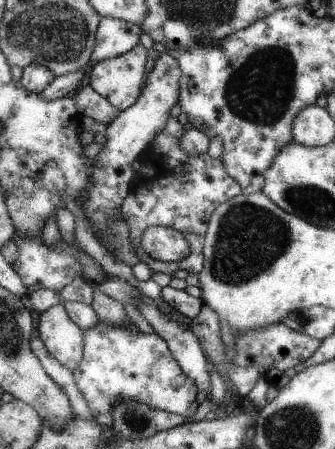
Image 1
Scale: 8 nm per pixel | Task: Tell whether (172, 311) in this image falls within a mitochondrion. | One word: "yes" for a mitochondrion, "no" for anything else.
no

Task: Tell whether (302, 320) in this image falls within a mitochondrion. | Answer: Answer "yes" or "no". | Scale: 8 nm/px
yes

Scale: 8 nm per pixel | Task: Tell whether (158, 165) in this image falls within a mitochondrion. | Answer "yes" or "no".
no

